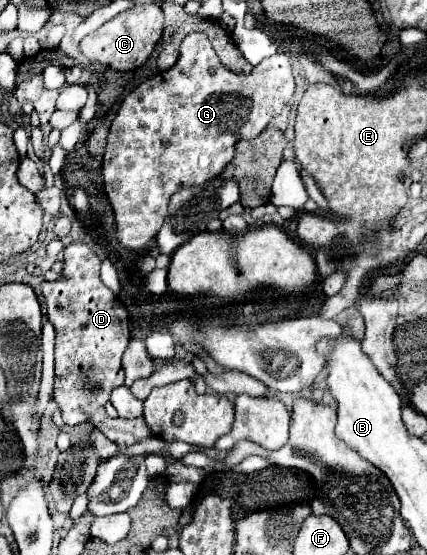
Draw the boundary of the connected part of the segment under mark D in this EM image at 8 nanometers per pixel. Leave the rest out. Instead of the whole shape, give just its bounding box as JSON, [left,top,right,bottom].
[40,241,152,451]

